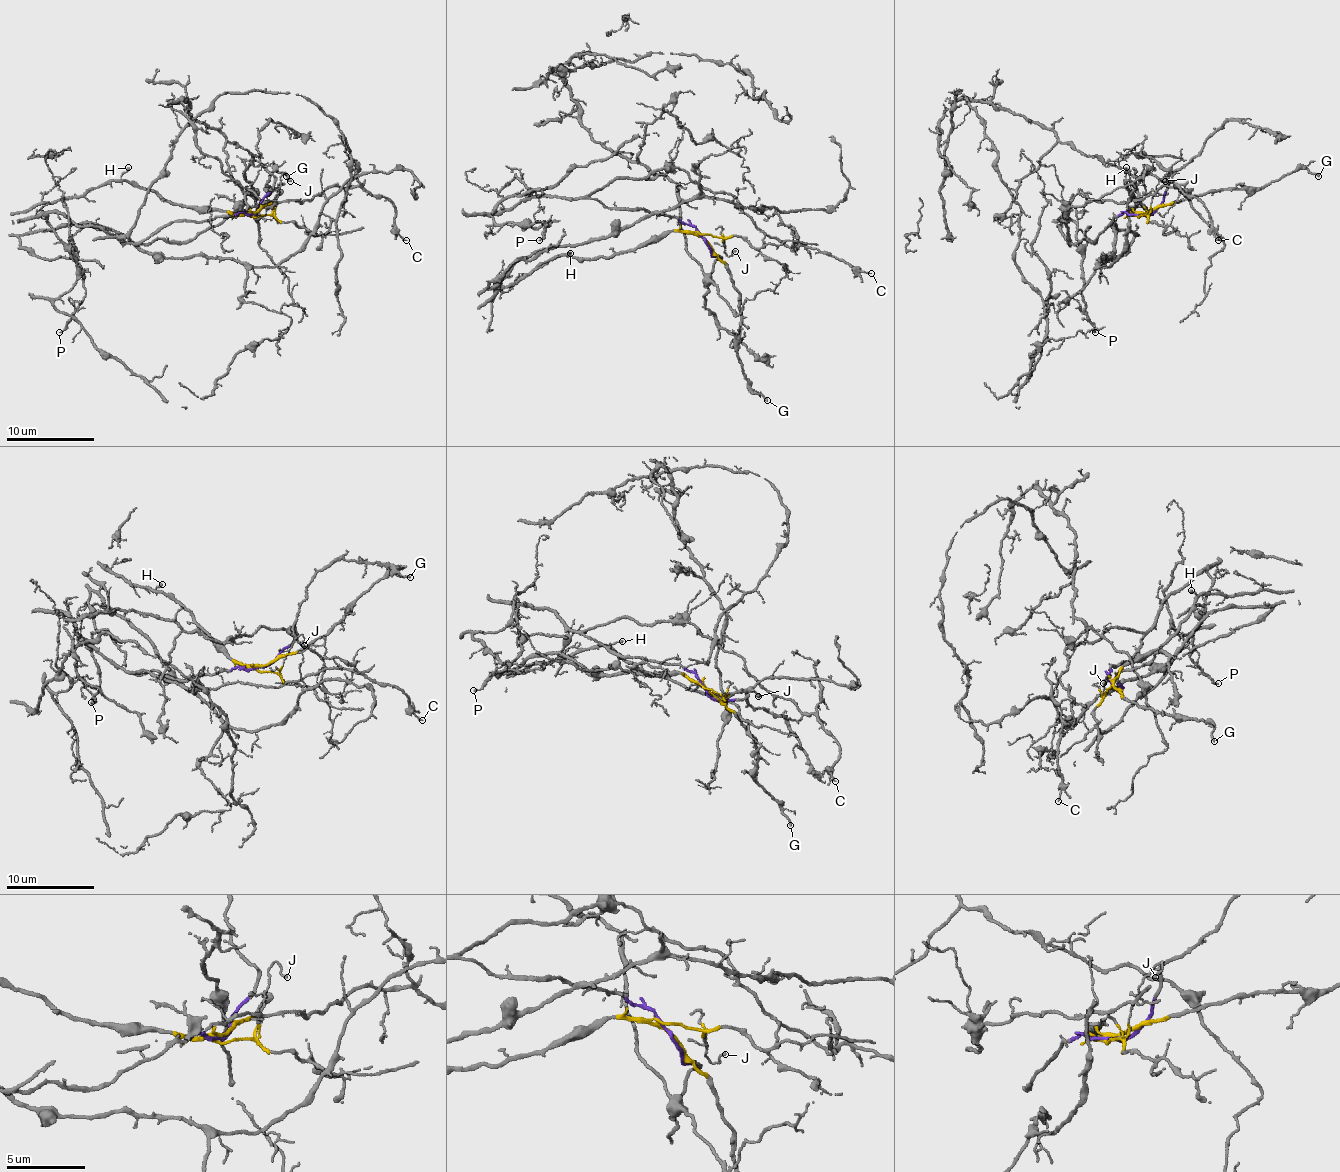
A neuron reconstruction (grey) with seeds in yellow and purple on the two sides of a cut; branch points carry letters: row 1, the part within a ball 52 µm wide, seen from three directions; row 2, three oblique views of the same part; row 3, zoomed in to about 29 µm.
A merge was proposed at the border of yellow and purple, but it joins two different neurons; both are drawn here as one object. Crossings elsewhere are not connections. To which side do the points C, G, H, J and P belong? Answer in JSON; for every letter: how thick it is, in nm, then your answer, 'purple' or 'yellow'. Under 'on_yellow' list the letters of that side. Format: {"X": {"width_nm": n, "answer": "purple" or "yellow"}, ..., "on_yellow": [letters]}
{"C": {"width_nm": 120, "answer": "purple"}, "G": {"width_nm": 170, "answer": "yellow"}, "H": {"width_nm": 140, "answer": "yellow"}, "J": {"width_nm": 120, "answer": "yellow"}, "P": {"width_nm": 130, "answer": "purple"}, "on_yellow": ["G", "H", "J"]}

